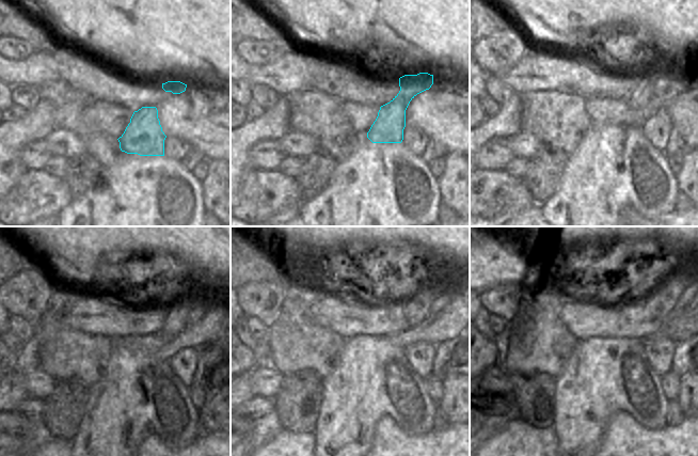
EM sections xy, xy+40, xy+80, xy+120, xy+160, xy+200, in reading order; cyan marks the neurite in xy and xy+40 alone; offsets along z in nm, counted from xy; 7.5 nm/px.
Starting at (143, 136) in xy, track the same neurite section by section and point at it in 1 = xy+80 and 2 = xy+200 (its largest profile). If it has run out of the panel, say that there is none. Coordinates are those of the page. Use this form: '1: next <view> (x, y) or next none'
1: next xy+80 (659, 76)
2: next xy+200 (676, 284)

